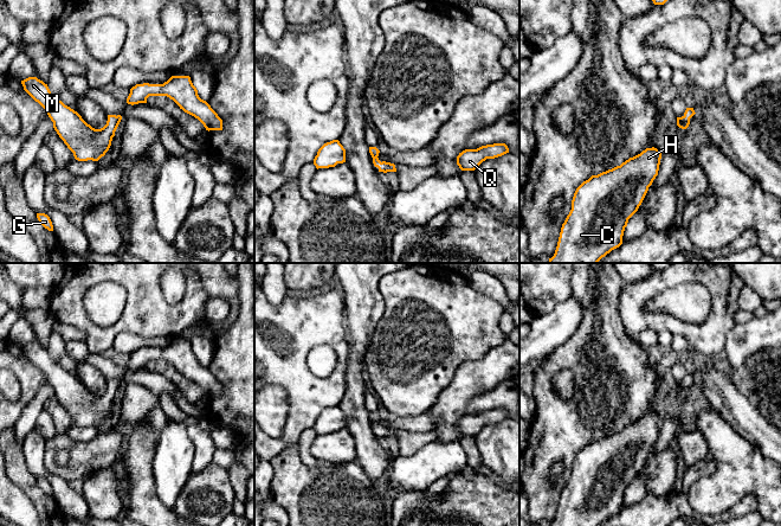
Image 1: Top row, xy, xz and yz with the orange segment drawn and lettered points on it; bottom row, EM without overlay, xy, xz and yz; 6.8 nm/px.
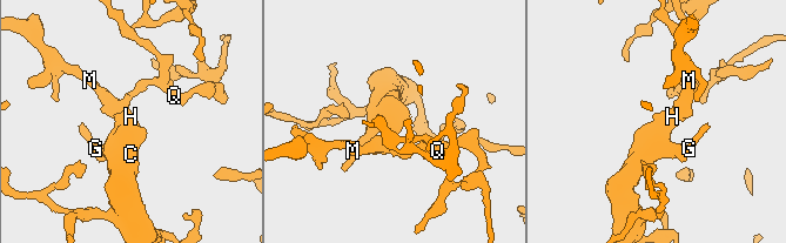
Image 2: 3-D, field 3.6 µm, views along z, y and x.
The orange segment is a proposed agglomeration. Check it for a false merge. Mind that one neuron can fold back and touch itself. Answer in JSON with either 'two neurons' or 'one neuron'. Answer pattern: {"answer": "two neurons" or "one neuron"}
{"answer": "one neuron"}

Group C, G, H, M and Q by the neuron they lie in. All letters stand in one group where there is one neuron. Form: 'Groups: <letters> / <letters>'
Groups: C G H M Q

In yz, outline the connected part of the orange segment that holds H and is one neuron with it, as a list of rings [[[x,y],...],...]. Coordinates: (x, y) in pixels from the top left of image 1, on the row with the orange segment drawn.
[[[652,147],[620,166],[592,175],[575,191],[572,210],[562,224],[555,254],[549,263],[598,263],[622,244],[628,219],[638,211],[658,175],[661,153]]]

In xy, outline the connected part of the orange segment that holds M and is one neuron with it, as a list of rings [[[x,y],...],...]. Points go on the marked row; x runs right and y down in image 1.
[[[28,77],[21,81],[24,90],[38,102],[53,122],[53,128],[78,161],[98,161],[111,146],[121,115],[108,115],[106,124],[95,129],[82,116],[53,96],[43,81]]]

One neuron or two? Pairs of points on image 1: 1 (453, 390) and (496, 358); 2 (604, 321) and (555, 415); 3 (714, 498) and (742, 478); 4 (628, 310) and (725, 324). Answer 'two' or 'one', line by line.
1: one
2: one
3: one
4: one

